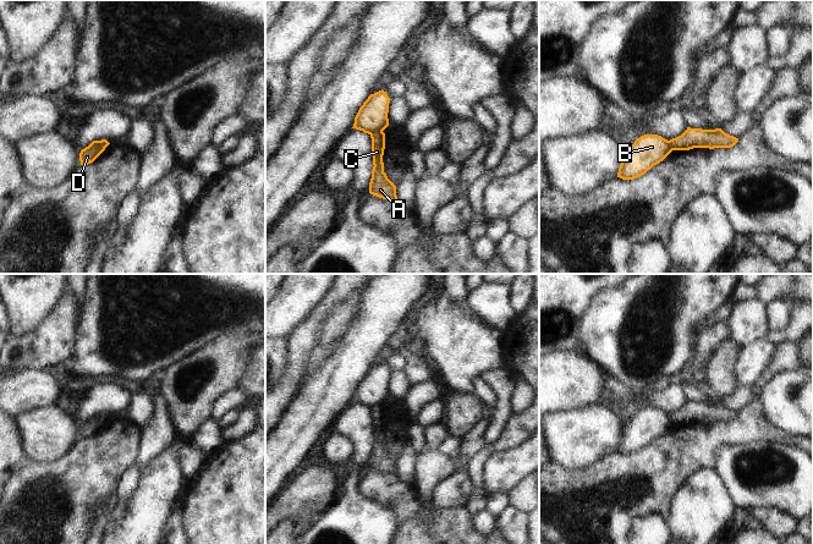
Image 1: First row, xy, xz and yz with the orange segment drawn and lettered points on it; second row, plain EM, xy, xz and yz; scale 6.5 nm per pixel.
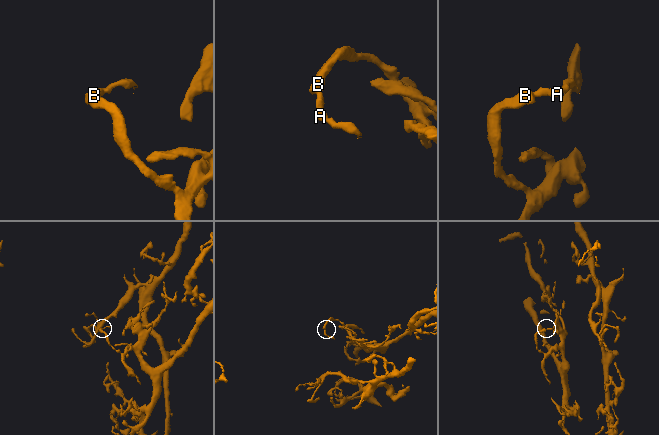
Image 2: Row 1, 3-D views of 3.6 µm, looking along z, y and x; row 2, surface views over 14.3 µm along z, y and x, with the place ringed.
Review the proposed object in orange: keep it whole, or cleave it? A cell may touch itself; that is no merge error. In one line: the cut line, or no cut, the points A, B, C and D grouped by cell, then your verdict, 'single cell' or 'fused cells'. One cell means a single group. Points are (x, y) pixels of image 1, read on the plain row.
xz (382, 404), (369, 407) | A C / B D | fused cells

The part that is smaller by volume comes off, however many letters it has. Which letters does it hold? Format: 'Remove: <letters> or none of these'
Remove: A, C

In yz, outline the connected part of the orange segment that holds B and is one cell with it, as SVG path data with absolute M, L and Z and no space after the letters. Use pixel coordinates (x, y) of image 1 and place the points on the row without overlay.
M641 410L624 427L617 451L622 454L637 452L663 435L671 425L670 414L661 410Z

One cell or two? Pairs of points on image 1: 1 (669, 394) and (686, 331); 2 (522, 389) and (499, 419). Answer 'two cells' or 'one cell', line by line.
1: two cells
2: two cells

